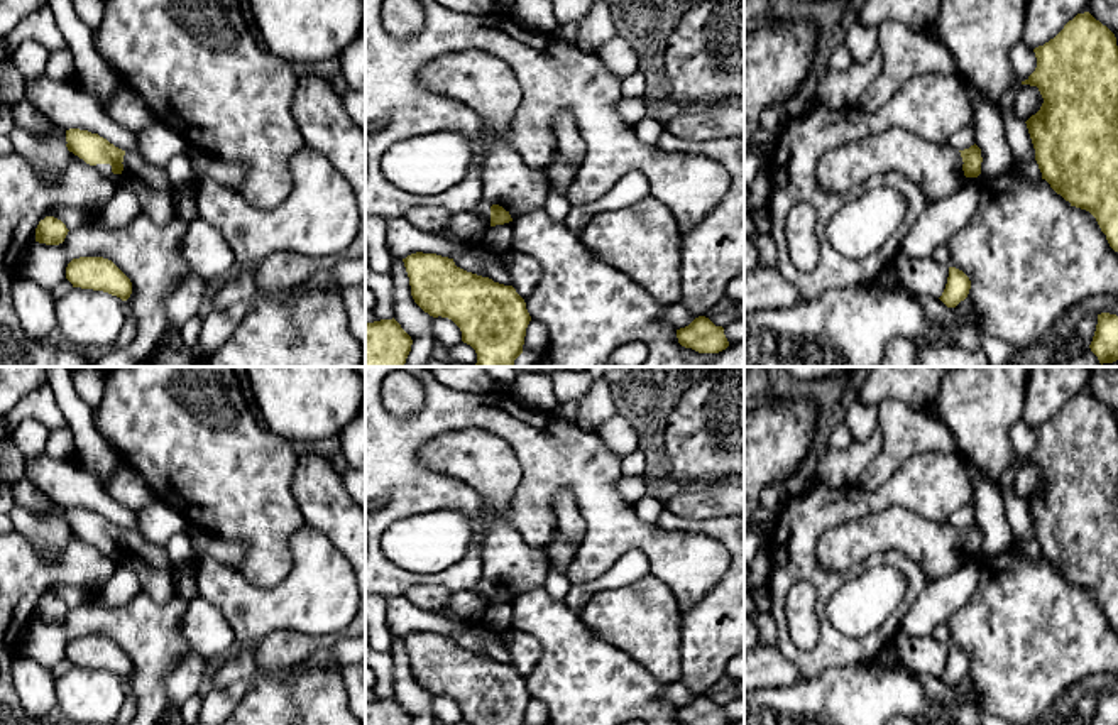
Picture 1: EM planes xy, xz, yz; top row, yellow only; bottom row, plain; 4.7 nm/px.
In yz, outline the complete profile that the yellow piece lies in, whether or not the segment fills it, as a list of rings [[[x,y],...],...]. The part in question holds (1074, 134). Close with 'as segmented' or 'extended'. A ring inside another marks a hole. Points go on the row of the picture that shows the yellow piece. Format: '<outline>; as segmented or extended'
[[[1084,12],[1033,52],[1037,68],[1022,84],[1037,86],[1044,98],[1040,110],[1025,122],[1042,179],[1071,206],[1089,211],[1110,247],[1118,252],[1116,37],[1089,12]]]; as segmented

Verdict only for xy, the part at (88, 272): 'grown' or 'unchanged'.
unchanged

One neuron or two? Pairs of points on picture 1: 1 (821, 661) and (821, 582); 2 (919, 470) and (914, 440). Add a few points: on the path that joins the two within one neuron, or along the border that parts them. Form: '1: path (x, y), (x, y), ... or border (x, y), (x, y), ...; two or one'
1: path (829, 641), (829, 629), (822, 619), (822, 602); one
2: border (954, 452), (922, 452), (914, 455), (887, 480); two

